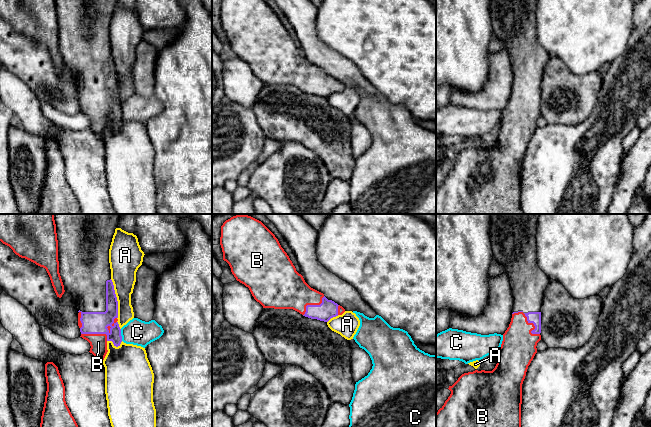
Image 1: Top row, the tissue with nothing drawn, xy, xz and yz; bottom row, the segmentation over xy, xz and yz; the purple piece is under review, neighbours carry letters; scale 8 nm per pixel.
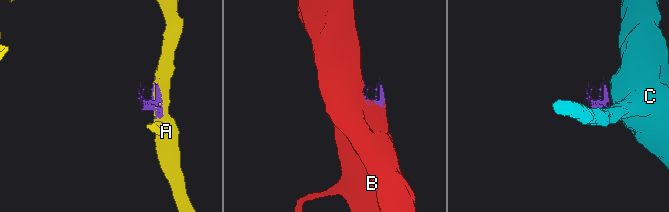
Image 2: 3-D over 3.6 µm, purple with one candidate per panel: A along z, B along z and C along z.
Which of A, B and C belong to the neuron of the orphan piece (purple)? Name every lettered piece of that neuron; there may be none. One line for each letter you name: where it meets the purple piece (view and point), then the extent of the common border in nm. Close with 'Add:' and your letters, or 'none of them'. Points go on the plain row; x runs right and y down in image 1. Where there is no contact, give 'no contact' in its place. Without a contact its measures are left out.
B: yz (529, 98) | 280 nm
Add: B

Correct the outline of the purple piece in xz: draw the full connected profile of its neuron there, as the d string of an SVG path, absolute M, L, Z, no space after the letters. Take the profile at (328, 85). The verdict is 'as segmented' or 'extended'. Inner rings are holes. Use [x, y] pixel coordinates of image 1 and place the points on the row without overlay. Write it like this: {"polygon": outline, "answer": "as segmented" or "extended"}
{"polygon": "M223 0L221 2L221 13L220 13L220 21L223 28L223 36L226 37L230 44L231 48L236 54L237 57L244 60L246 63L249 64L252 72L254 75L259 78L263 84L274 84L274 85L293 85L305 93L311 95L317 95L320 97L328 98L331 94L336 93L338 91L342 91L345 88L345 85L335 79L332 76L328 76L323 69L311 64L304 56L303 52L296 47L295 42L293 41L292 37L290 36L287 29L281 23L278 15L275 11L264 1L264 0Z", "answer": "extended"}

